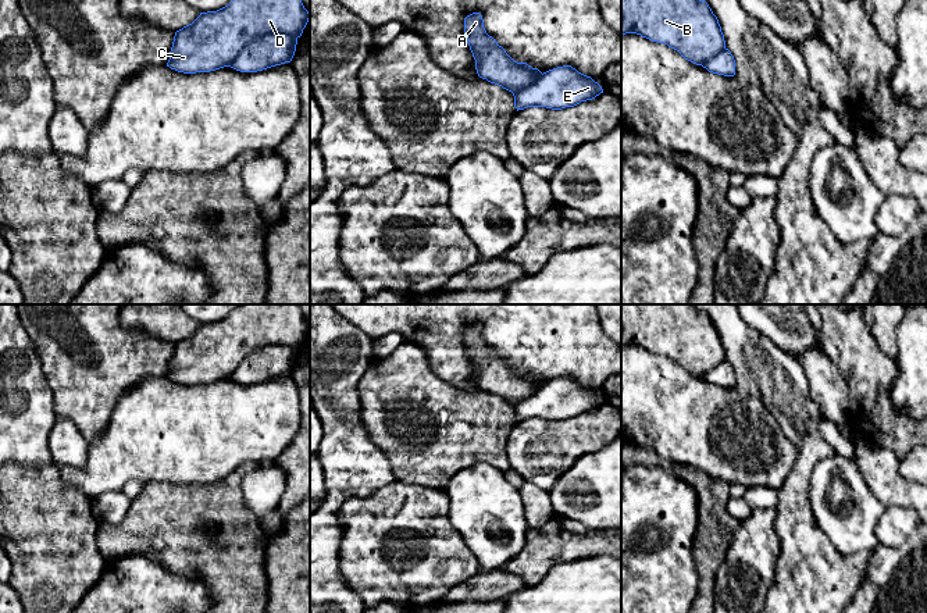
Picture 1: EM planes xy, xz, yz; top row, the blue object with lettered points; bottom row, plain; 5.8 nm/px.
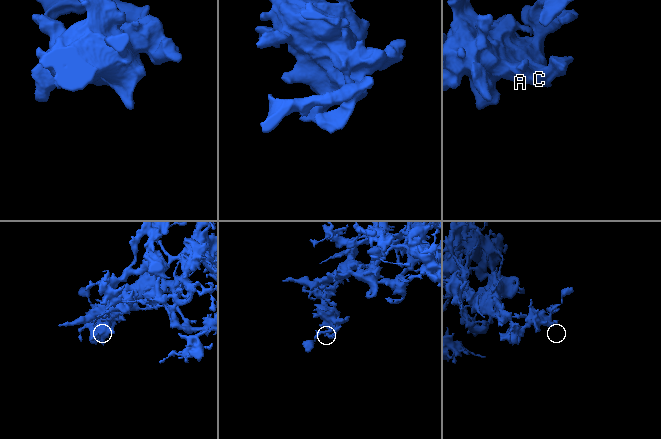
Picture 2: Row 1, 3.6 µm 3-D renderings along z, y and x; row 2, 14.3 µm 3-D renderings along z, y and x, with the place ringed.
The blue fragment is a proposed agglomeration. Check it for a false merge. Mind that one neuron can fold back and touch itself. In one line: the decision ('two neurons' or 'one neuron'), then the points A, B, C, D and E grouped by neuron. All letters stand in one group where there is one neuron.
two neurons; A B C D / E

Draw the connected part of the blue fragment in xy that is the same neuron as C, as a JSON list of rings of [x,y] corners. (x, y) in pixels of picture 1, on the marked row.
[[[232,0],[175,32],[167,67],[183,74],[231,67],[252,40],[268,33],[300,38],[309,19],[302,0]]]

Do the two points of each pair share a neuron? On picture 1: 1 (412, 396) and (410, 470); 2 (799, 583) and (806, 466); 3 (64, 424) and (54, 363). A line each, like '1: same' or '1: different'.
1: same
2: same
3: different

